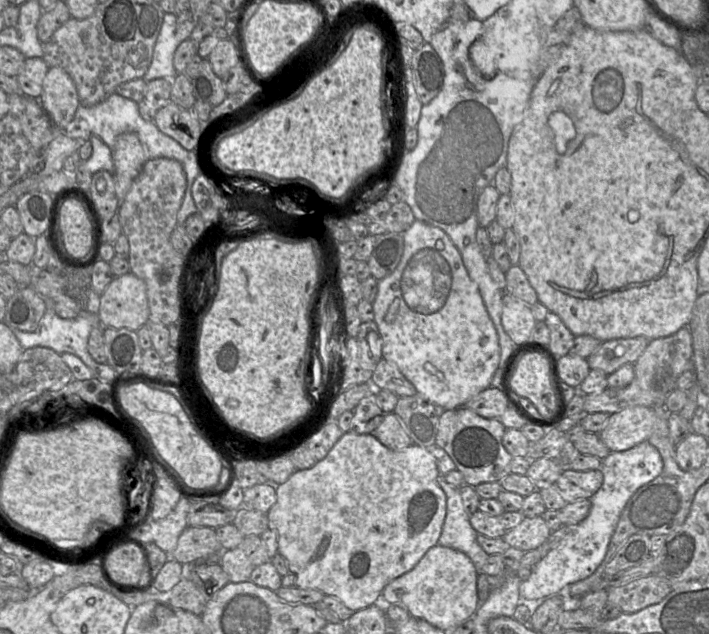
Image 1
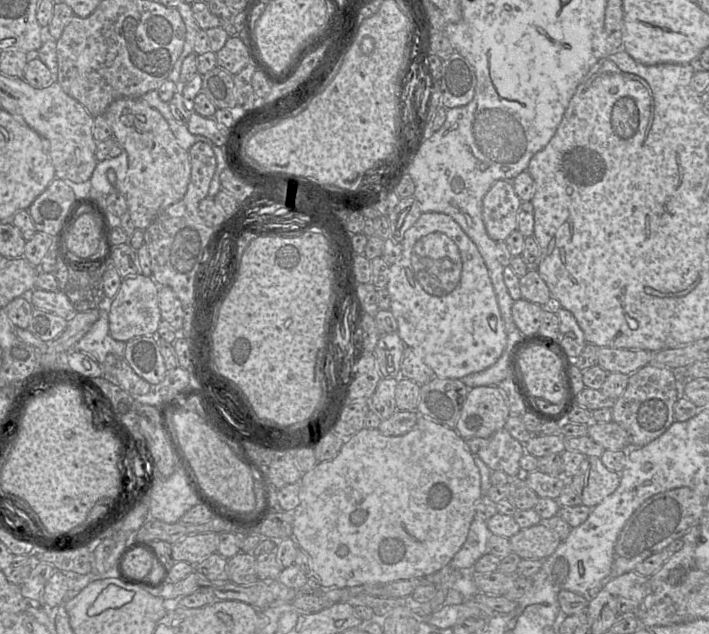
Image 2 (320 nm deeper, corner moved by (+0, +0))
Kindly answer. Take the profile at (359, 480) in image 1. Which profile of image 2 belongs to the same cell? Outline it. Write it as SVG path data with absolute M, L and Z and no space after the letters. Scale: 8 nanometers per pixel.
M420 417L411 431L402 436L388 436L378 429L362 429L346 438L339 454L332 460L317 464L300 479L300 502L293 510L293 533L295 542L311 556L313 571L322 587L345 588L365 584L387 584L393 581L423 577L434 574L449 565L449 562L464 544L471 522L475 517L476 504L482 497L481 477L474 462L474 455L455 428L438 424Z

